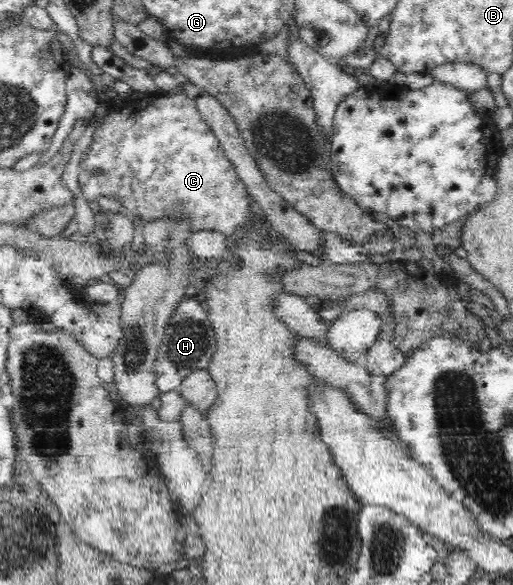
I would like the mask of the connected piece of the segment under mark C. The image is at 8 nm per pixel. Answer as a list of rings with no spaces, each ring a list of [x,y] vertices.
[[[166,95],[165,97],[145,97],[145,99],[129,99],[129,101],[125,101],[125,105],[123,107],[119,107],[117,111],[111,111],[109,115],[105,115],[105,121],[103,123],[99,123],[97,125],[97,129],[95,129],[95,141],[93,141],[93,145],[91,145],[91,149],[89,149],[89,153],[87,153],[87,157],[85,157],[85,161],[82,161],[80,163],[80,174],[78,176],[78,181],[81,185],[81,191],[83,197],[85,197],[88,201],[93,201],[94,199],[97,199],[98,196],[104,196],[104,197],[110,197],[113,199],[117,199],[124,207],[127,209],[127,213],[130,216],[134,215],[140,215],[145,219],[145,221],[149,222],[151,219],[157,219],[157,217],[163,217],[163,215],[168,215],[168,217],[175,218],[181,217],[181,214],[186,215],[187,218],[191,219],[191,226],[194,227],[194,231],[201,231],[201,229],[212,229],[213,231],[219,231],[219,233],[222,233],[224,236],[231,235],[231,233],[235,233],[235,231],[239,231],[239,229],[243,229],[245,227],[245,223],[250,223],[251,219],[254,219],[254,213],[251,211],[251,208],[249,205],[249,192],[247,191],[247,188],[245,188],[245,184],[241,182],[239,179],[239,176],[237,175],[237,172],[235,171],[235,168],[233,165],[229,162],[229,159],[225,157],[223,148],[221,148],[221,144],[219,143],[219,140],[217,139],[217,136],[211,131],[211,128],[206,124],[206,121],[202,118],[201,112],[198,110],[198,107],[196,106],[196,101],[192,98],[185,97],[184,95]]]

